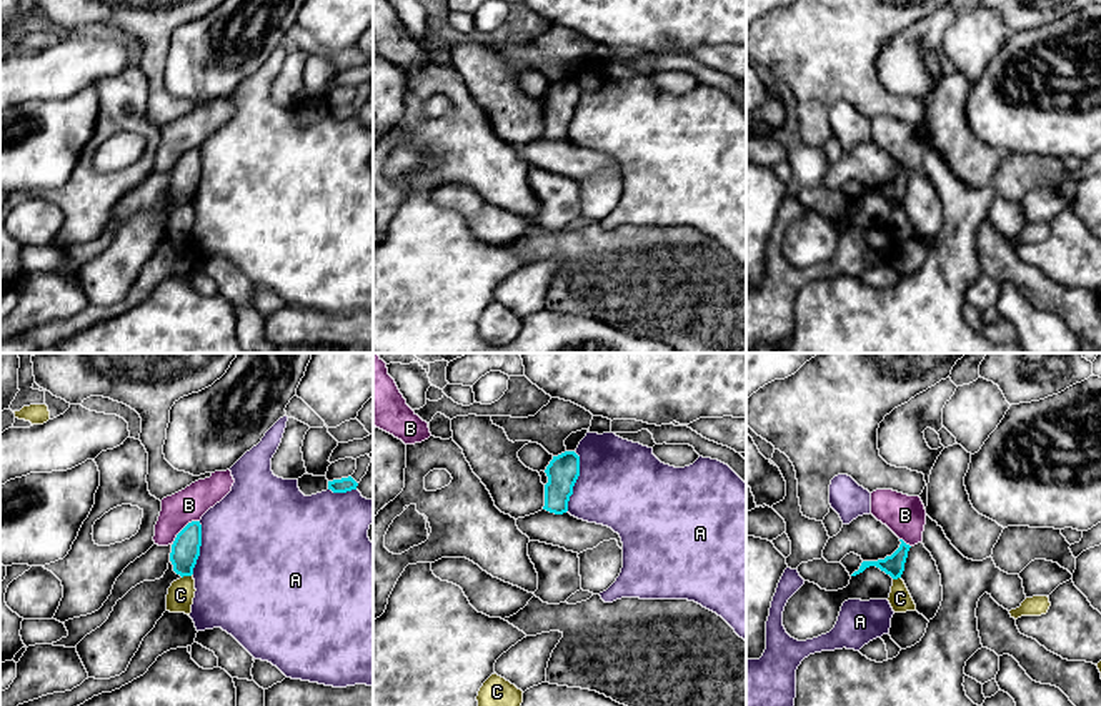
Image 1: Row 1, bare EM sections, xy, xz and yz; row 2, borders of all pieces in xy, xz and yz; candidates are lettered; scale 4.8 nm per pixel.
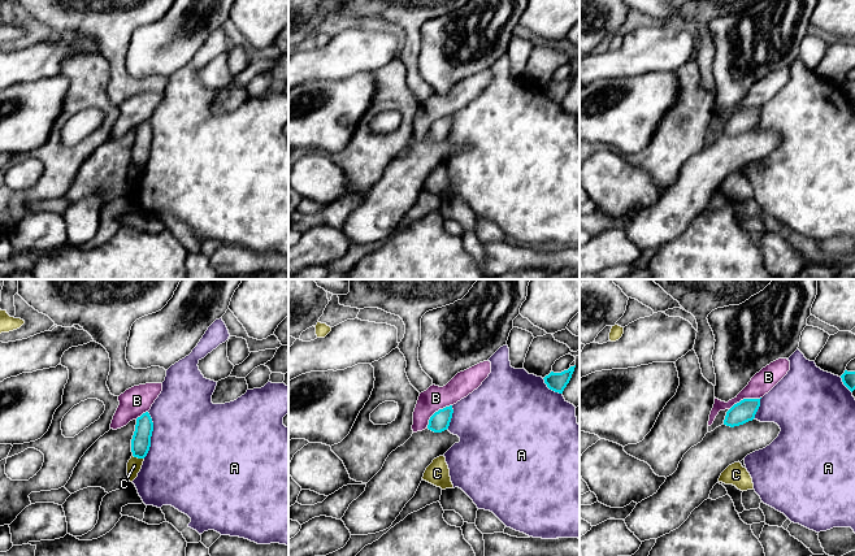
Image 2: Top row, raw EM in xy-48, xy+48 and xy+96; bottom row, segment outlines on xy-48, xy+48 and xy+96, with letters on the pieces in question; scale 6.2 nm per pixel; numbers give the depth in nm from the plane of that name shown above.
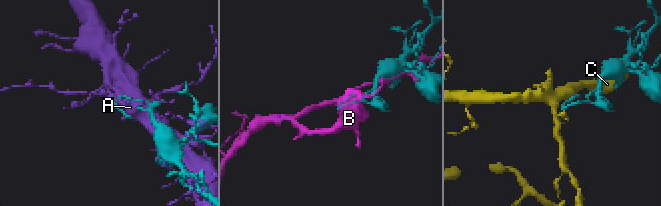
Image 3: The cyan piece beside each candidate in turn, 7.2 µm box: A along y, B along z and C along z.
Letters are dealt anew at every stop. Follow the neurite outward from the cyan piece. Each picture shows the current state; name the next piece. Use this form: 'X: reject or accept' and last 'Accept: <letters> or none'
A: reject
B: reject
C: reject
Accept: none

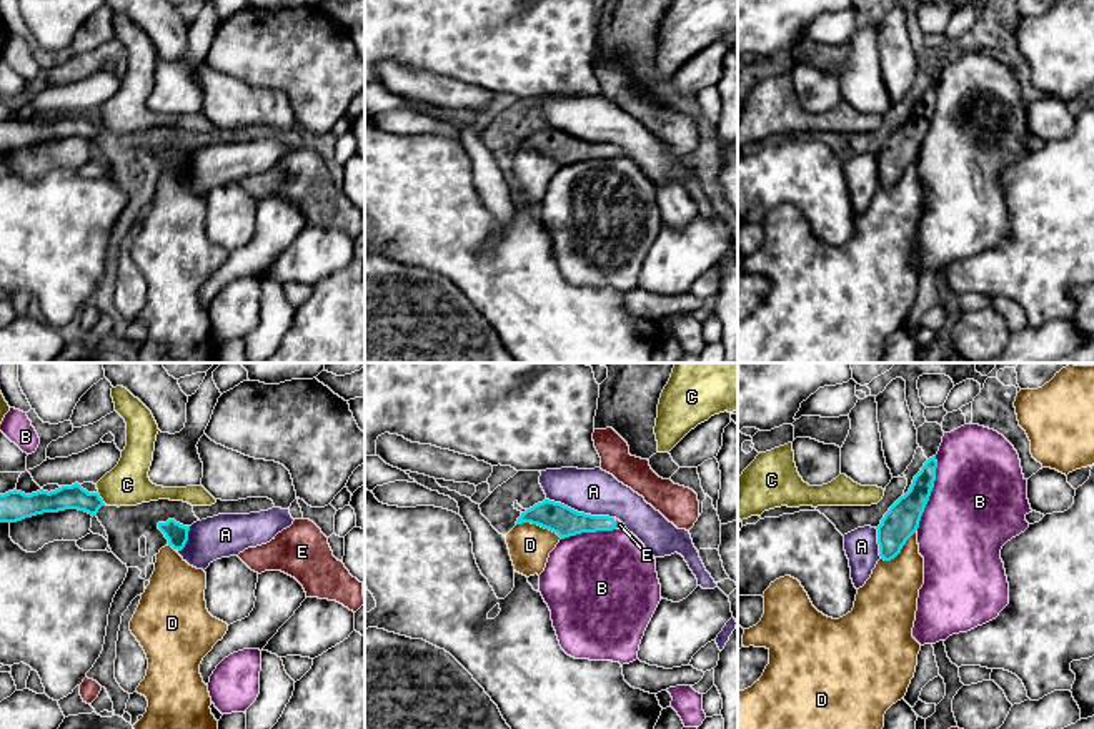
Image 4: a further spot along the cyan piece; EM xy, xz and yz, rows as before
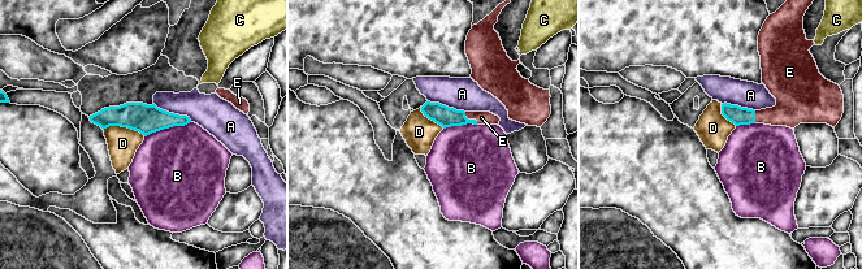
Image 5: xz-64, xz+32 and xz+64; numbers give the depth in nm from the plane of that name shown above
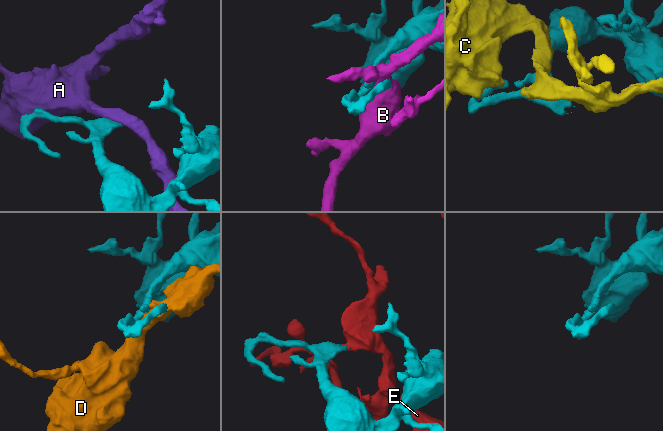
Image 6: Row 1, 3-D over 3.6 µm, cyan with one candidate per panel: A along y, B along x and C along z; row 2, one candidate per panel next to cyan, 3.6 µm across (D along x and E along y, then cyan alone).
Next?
A: reject
B: reject
C: reject
D: reject
E: accept
Accept: E

